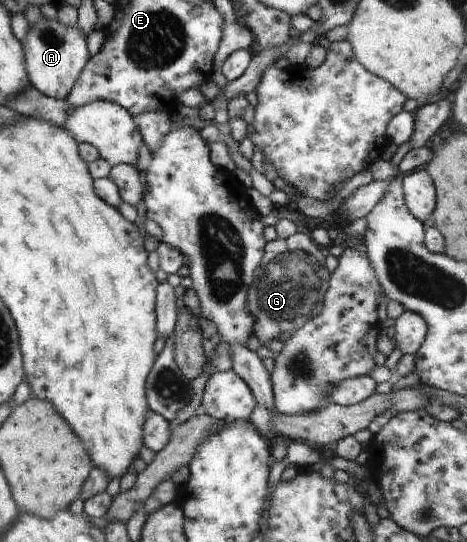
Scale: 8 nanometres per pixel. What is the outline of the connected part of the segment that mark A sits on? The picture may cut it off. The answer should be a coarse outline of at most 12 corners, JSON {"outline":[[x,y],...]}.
{"outline":[[58,18],[22,42],[29,79],[68,98],[88,62],[86,37]]}

